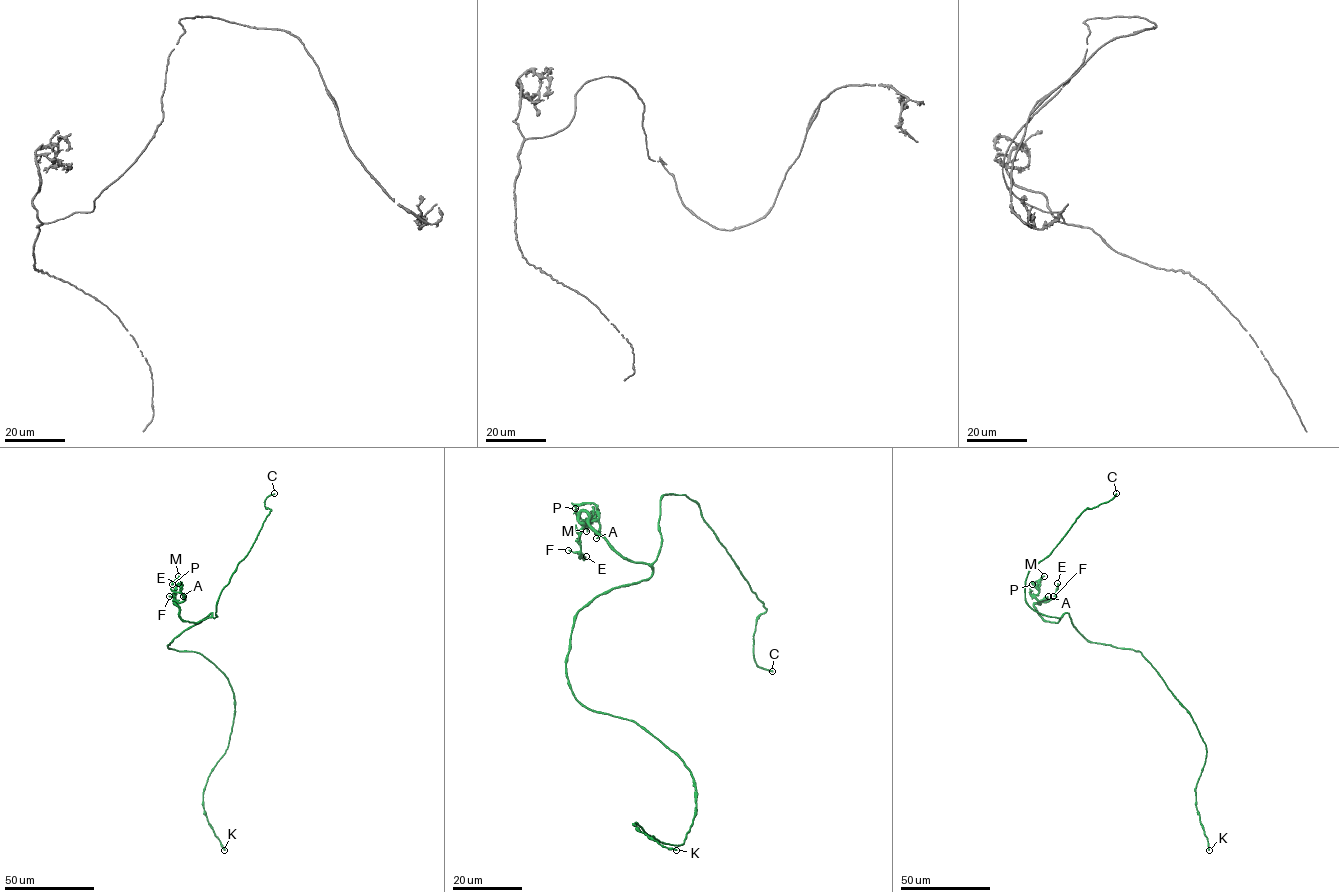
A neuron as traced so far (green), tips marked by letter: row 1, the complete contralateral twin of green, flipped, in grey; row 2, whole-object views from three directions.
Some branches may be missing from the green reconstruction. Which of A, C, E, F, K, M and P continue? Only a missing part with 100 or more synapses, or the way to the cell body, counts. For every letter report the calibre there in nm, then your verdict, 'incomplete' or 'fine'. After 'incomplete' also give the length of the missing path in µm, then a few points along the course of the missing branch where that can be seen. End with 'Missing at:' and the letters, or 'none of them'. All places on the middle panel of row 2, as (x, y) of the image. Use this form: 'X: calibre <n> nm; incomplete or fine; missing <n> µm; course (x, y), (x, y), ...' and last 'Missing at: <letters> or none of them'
A: calibre 150 nm; fine
C: calibre 190 nm; incomplete; missing 160 µm
E: calibre 180 nm; fine
F: calibre 150 nm; fine
K: calibre 280 nm; fine
M: calibre 180 nm; fine
P: calibre 320 nm; fine
Missing at: C

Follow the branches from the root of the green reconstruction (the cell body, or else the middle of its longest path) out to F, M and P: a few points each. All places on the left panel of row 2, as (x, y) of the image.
F: (167, 646), (183, 631), (212, 615), (196, 623), (183, 621), (174, 603), (175, 598), (169, 596)
M: (167, 646), (183, 631), (212, 615), (196, 623), (181, 619), (179, 608), (174, 603), (184, 600), (178, 576)
P: (167, 646), (212, 615), (196, 623), (183, 621), (174, 603), (184, 600), (181, 586), (175, 580), (172, 584)

